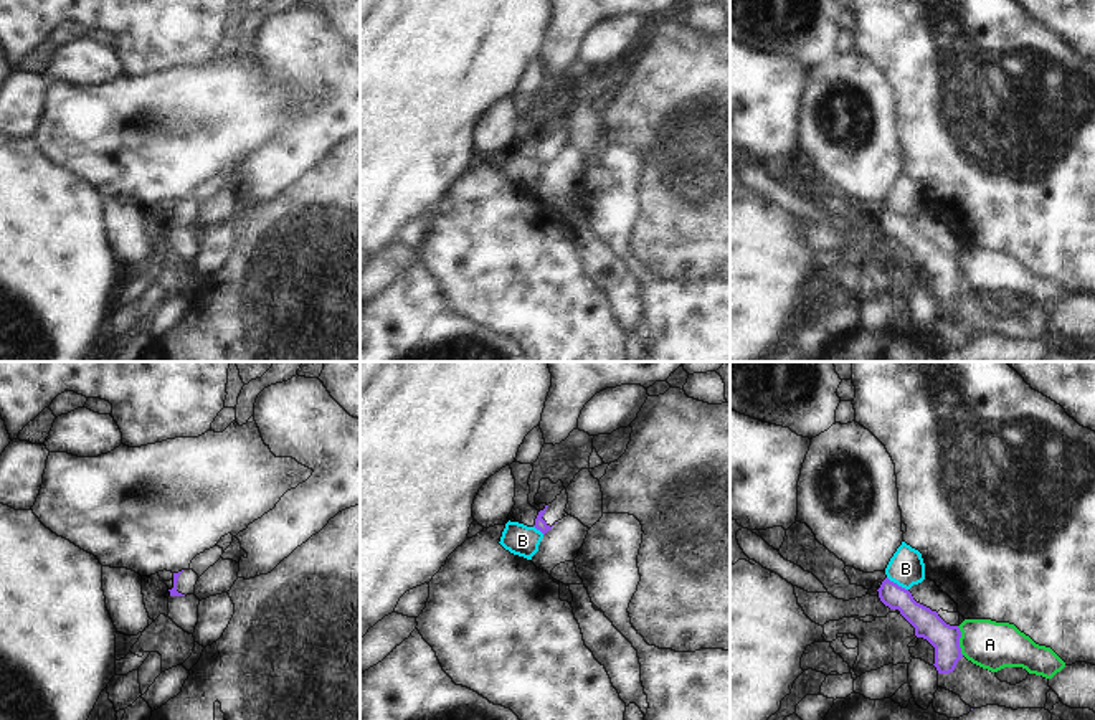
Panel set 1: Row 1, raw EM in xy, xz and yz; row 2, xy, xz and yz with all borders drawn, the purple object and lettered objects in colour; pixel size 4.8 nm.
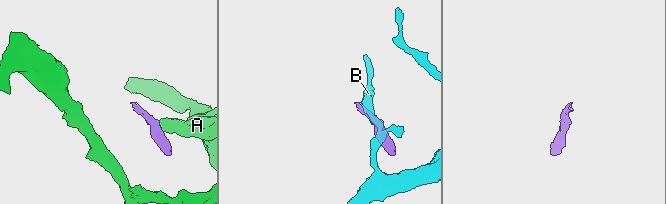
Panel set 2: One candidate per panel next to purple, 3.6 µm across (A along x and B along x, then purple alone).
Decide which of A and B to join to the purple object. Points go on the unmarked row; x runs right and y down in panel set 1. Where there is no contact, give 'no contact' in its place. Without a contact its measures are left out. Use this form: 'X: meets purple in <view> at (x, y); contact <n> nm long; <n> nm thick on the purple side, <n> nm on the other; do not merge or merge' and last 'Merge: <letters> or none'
A: meets purple in yz at (958, 271); contact 150 nm long; 140 nm thick on the purple side, 240 nm on the other; do not merge
B: meets purple in yz at (895, 213); contact 120 nm long; 140 nm thick on the purple side, 170 nm on the other; do not merge
Merge: none

